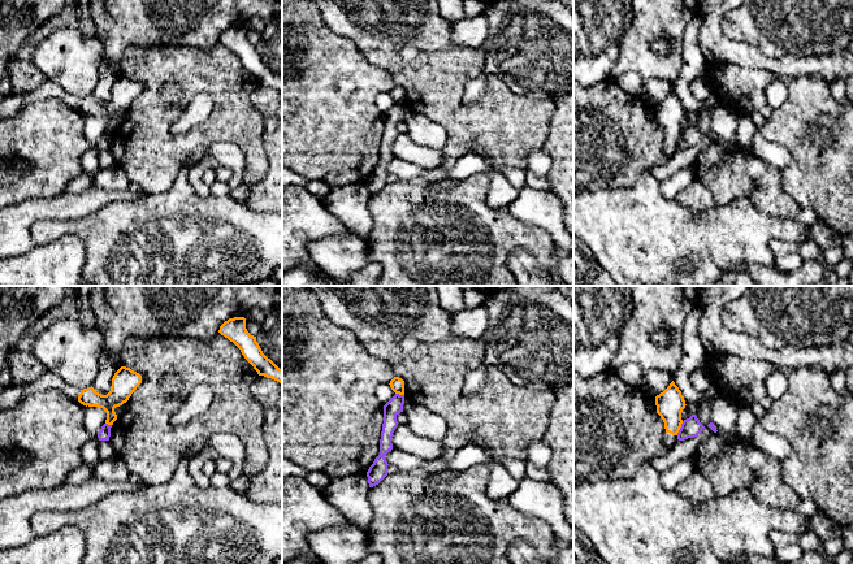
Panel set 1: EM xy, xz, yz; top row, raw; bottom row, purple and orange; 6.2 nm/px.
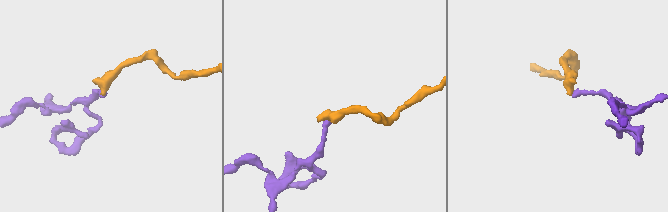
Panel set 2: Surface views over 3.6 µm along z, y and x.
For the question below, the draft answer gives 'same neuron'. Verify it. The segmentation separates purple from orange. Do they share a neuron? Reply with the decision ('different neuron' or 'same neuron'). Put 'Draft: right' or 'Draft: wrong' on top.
Draft: wrong
different neuron

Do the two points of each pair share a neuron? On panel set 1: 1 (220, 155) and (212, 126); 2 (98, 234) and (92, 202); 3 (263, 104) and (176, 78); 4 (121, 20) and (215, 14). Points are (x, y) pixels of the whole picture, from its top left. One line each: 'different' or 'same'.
1: different
2: different
3: different
4: same

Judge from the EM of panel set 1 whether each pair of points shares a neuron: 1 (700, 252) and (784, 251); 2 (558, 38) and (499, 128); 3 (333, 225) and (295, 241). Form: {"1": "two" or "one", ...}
{"1": "two", "2": "two", "3": "one"}

